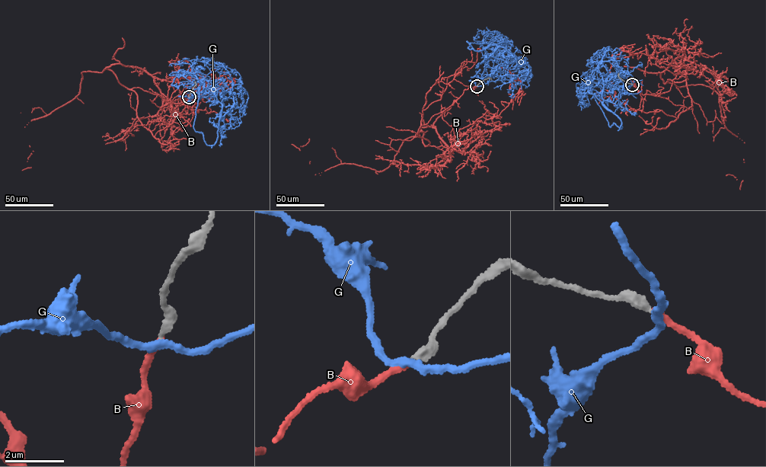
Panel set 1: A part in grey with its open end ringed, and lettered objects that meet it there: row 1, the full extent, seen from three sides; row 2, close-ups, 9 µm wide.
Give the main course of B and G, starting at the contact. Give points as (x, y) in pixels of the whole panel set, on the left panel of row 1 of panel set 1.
B: (189, 97), (151, 131), (111, 71), (82, 71), (76, 96), (25, 126), (33, 151), (22, 171)
G: (189, 97), (210, 71), (196, 59), (223, 66), (233, 82), (234, 105), (223, 121), (220, 111), (219, 119)

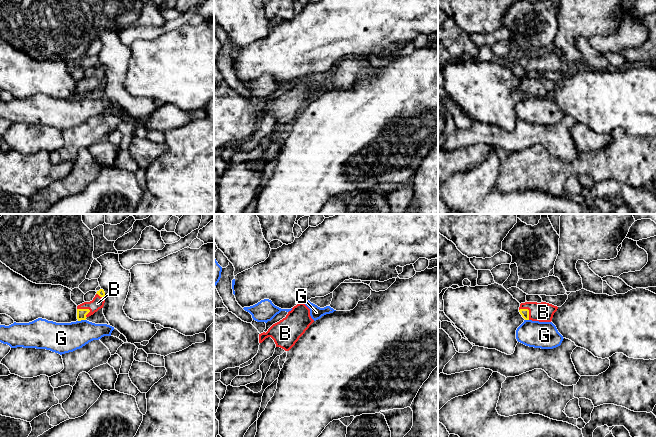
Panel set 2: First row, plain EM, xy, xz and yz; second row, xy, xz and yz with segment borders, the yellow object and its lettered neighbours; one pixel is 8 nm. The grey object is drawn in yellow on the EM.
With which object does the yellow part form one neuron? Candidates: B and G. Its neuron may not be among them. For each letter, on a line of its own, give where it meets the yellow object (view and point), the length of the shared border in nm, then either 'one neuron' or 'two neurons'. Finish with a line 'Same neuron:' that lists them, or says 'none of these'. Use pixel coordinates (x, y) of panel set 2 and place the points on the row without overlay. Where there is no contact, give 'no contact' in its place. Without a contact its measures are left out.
B: xy (84, 85) | 110 nm | one neuron
G: xy (81, 95) | 70 nm | two neurons
Same neuron: B

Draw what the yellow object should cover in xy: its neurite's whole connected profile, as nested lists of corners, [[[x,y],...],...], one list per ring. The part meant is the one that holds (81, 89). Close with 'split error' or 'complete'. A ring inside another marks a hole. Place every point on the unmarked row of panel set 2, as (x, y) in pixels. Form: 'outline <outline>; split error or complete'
outline [[[103,65],[97,67],[95,73],[90,78],[84,78],[77,82],[78,97],[86,96],[87,93],[93,91],[99,85],[103,84],[105,79],[105,68]]]; split error

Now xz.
outline [[[304,77],[294,82],[285,94],[273,100],[266,109],[259,110],[259,119],[271,113],[276,123],[289,127],[313,98]]]; split error

